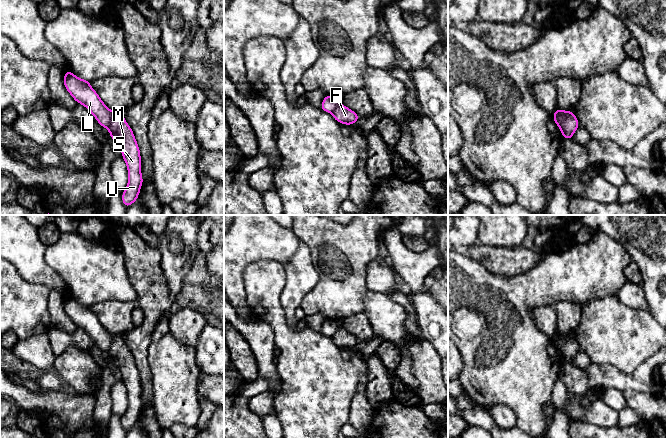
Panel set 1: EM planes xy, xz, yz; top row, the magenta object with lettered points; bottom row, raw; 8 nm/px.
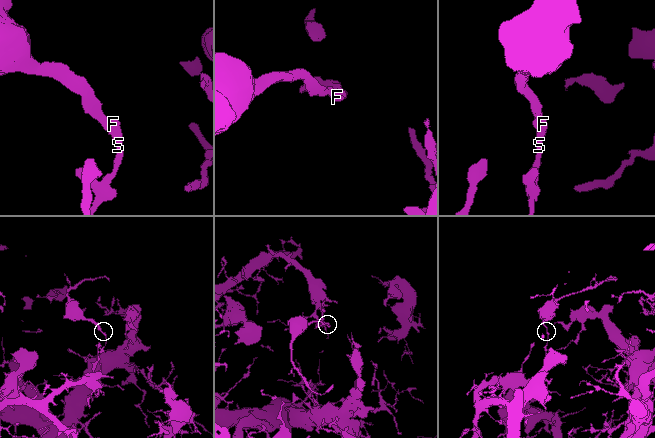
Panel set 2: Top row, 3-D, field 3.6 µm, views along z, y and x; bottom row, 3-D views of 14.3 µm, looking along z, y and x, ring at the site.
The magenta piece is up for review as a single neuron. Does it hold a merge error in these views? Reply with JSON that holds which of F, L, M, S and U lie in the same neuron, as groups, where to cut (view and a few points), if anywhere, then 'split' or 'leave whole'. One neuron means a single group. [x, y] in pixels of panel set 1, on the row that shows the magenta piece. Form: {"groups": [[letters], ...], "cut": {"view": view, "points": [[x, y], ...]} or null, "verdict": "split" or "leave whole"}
{"groups": [["F", "M", "S", "U"], ["L"]], "cut": {"view": "xy", "points": [[113, 112], [111, 122], [107, 128]]}, "verdict": "split"}

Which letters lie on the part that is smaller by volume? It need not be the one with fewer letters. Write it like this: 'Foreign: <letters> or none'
Foreign: L

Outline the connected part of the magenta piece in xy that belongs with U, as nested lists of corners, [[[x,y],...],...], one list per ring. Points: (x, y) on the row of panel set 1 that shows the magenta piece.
[[[121,110],[113,112],[108,130],[110,138],[120,146],[122,157],[128,169],[128,185],[122,192],[122,202],[124,207],[127,208],[137,201],[143,184],[140,149]]]

